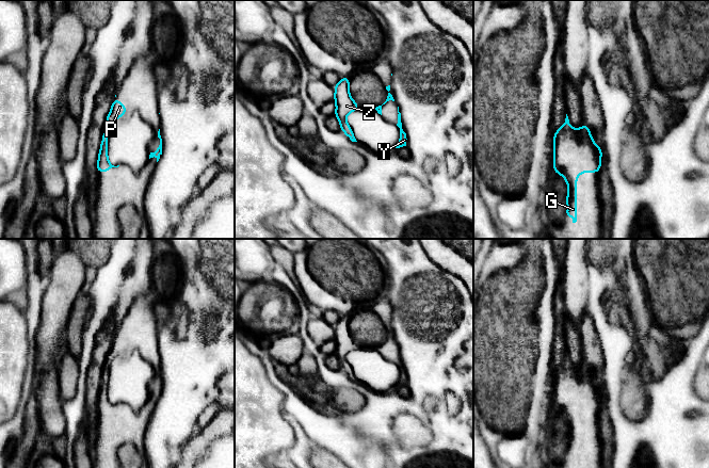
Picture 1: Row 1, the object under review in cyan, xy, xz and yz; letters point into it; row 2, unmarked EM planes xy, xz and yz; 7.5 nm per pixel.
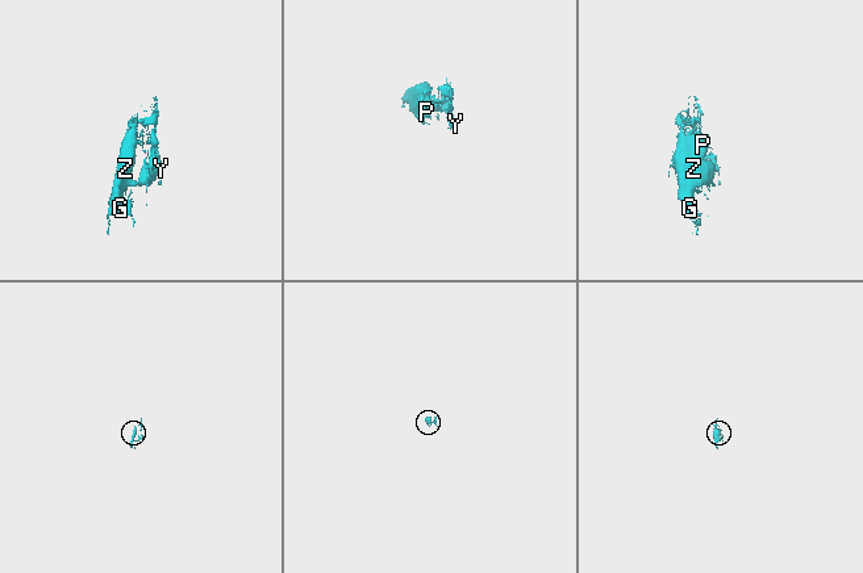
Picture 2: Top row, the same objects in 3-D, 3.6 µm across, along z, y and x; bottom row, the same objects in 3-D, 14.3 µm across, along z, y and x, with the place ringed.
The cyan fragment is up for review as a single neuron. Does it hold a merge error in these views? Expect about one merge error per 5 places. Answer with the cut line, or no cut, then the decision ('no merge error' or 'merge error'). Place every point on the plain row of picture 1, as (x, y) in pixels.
no cut; no merge error

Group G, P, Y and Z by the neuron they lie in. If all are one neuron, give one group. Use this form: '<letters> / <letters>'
G P Y Z

